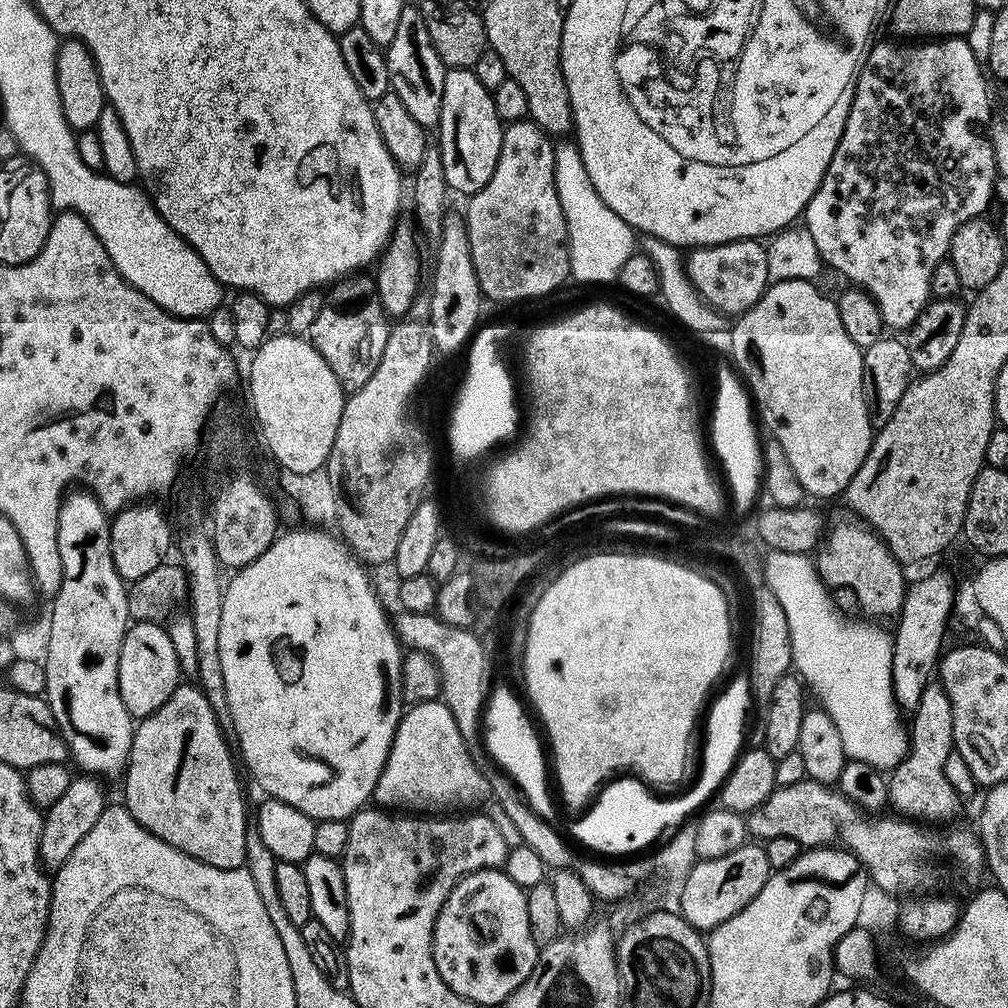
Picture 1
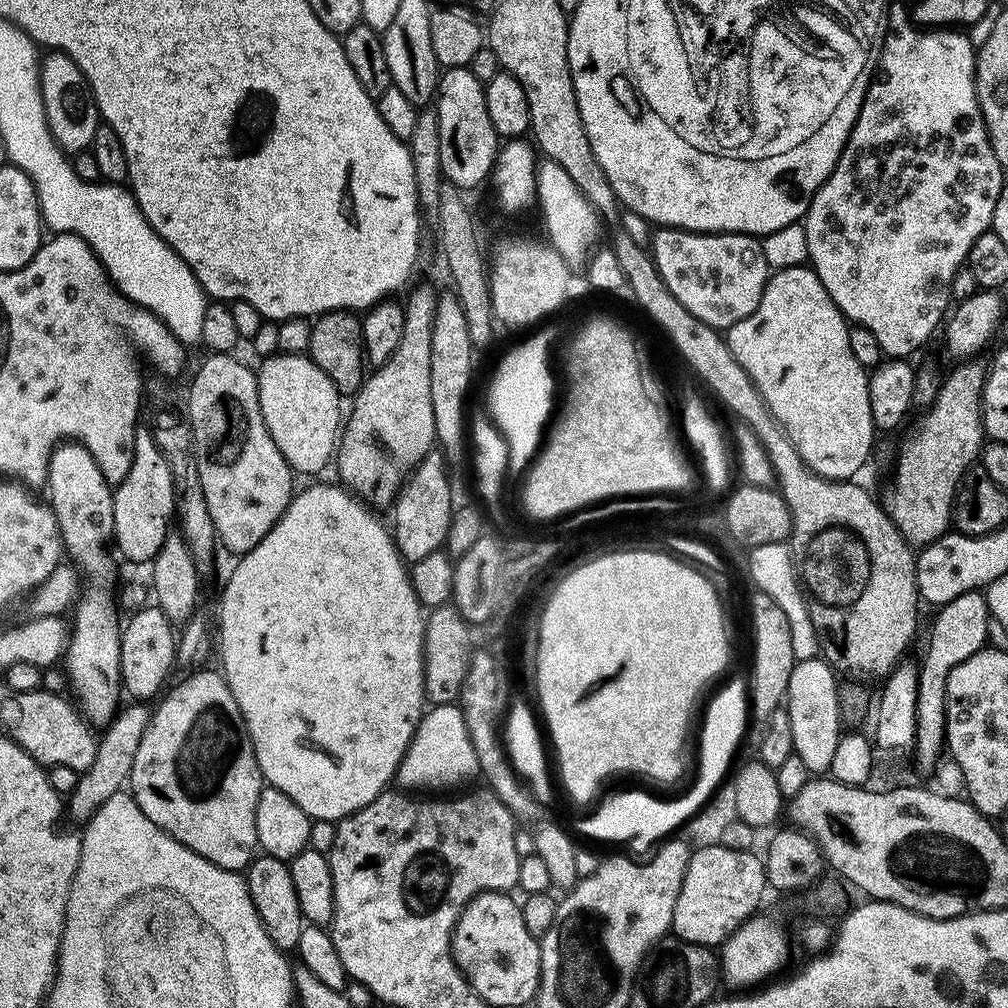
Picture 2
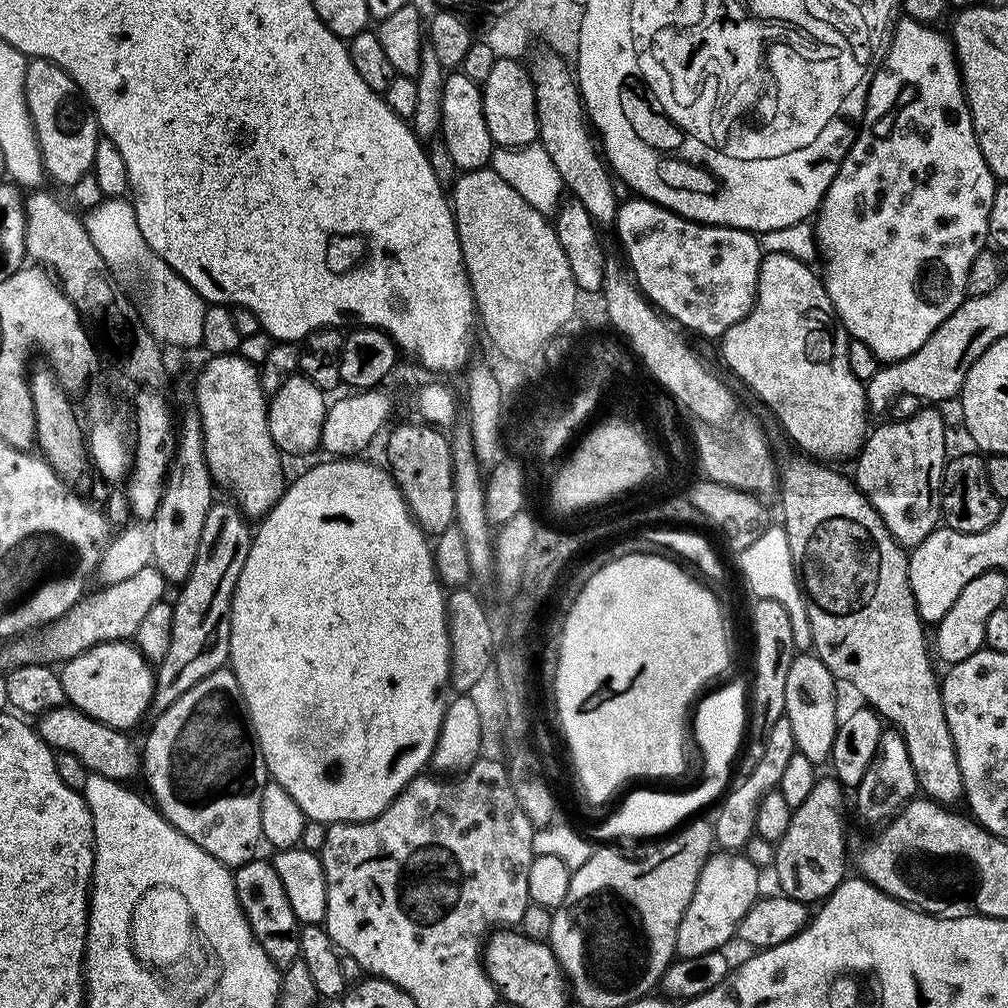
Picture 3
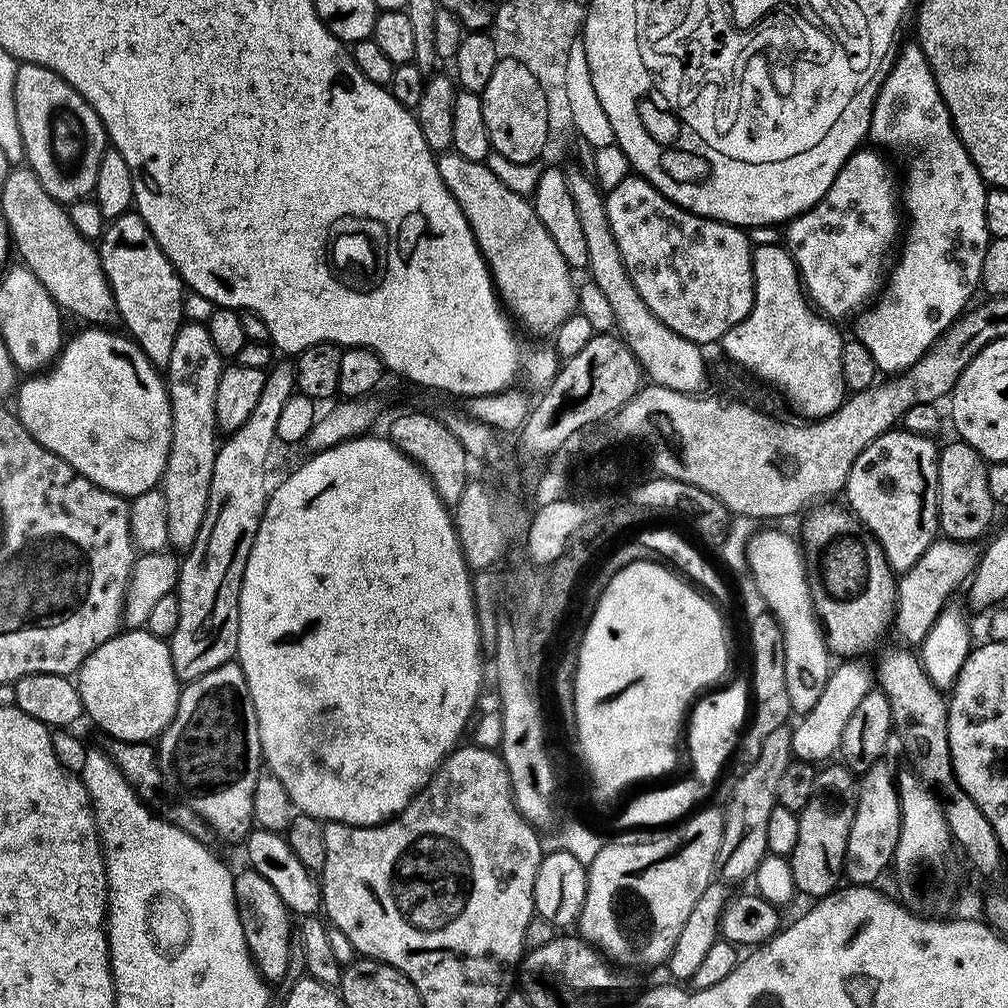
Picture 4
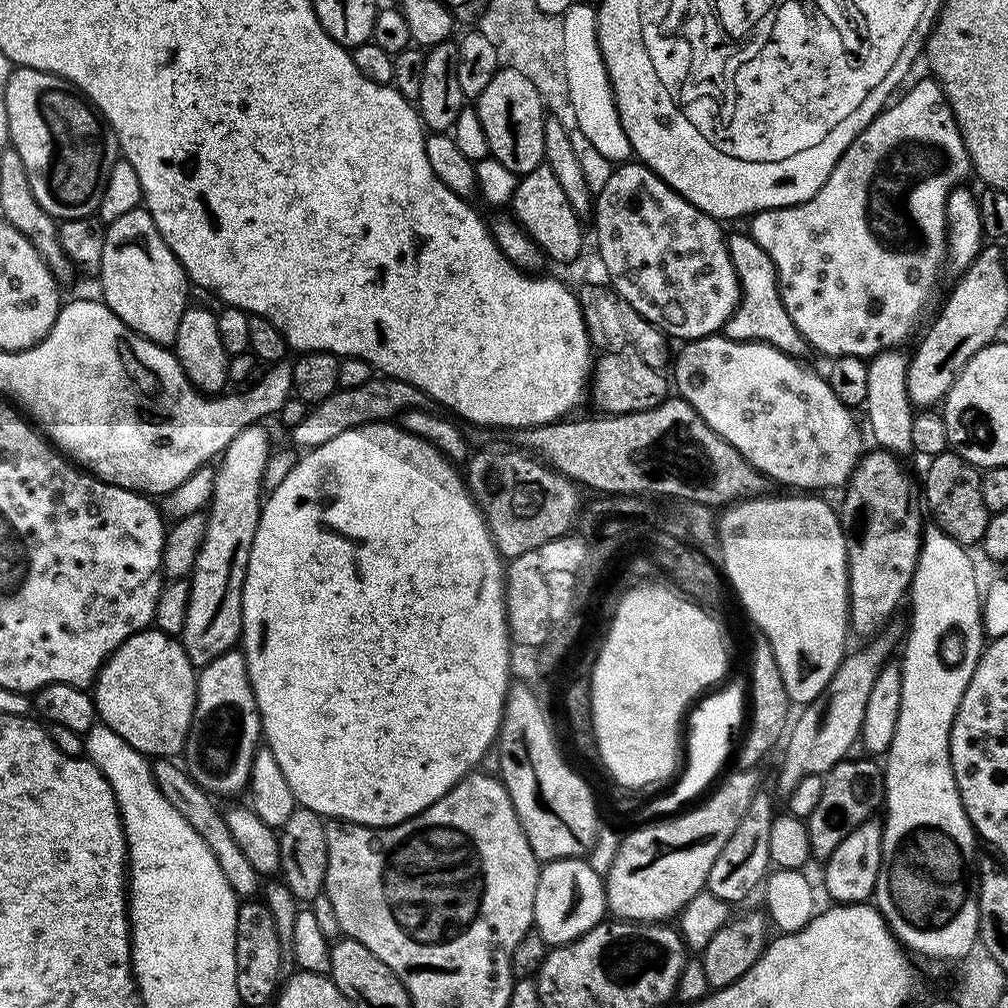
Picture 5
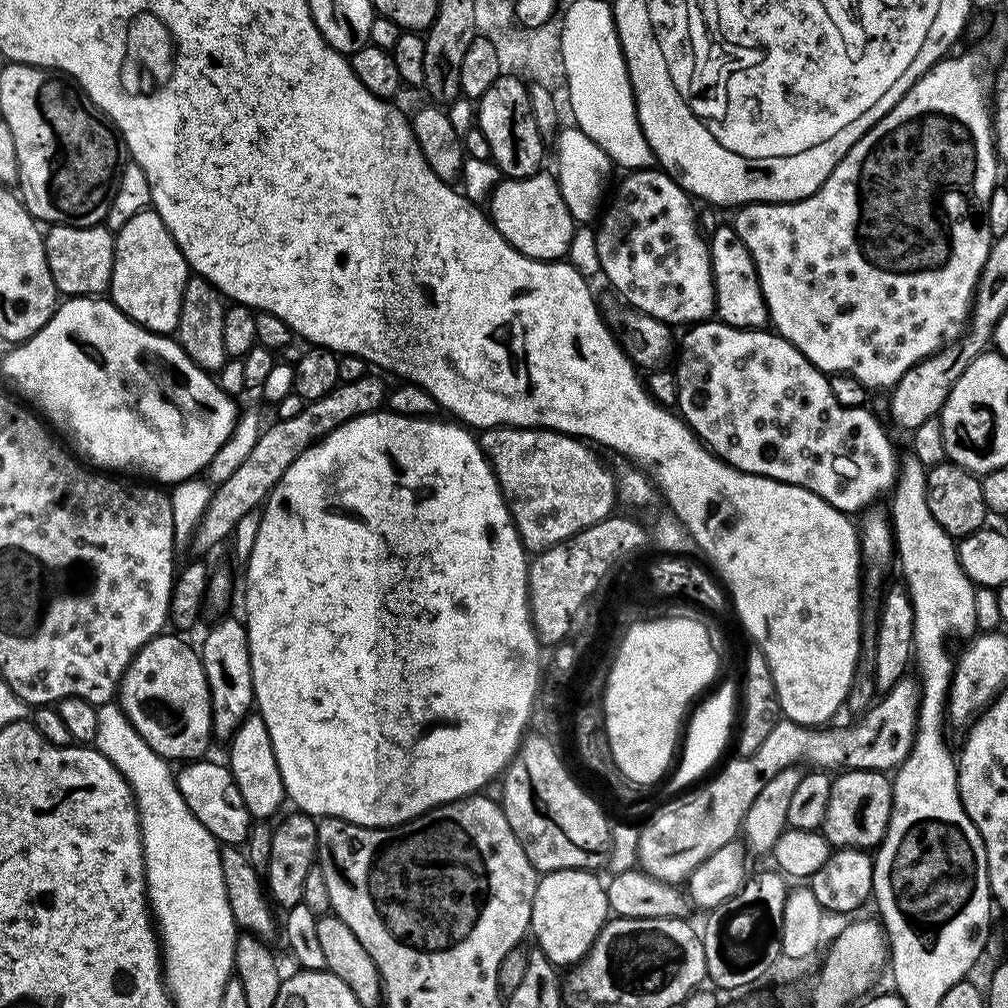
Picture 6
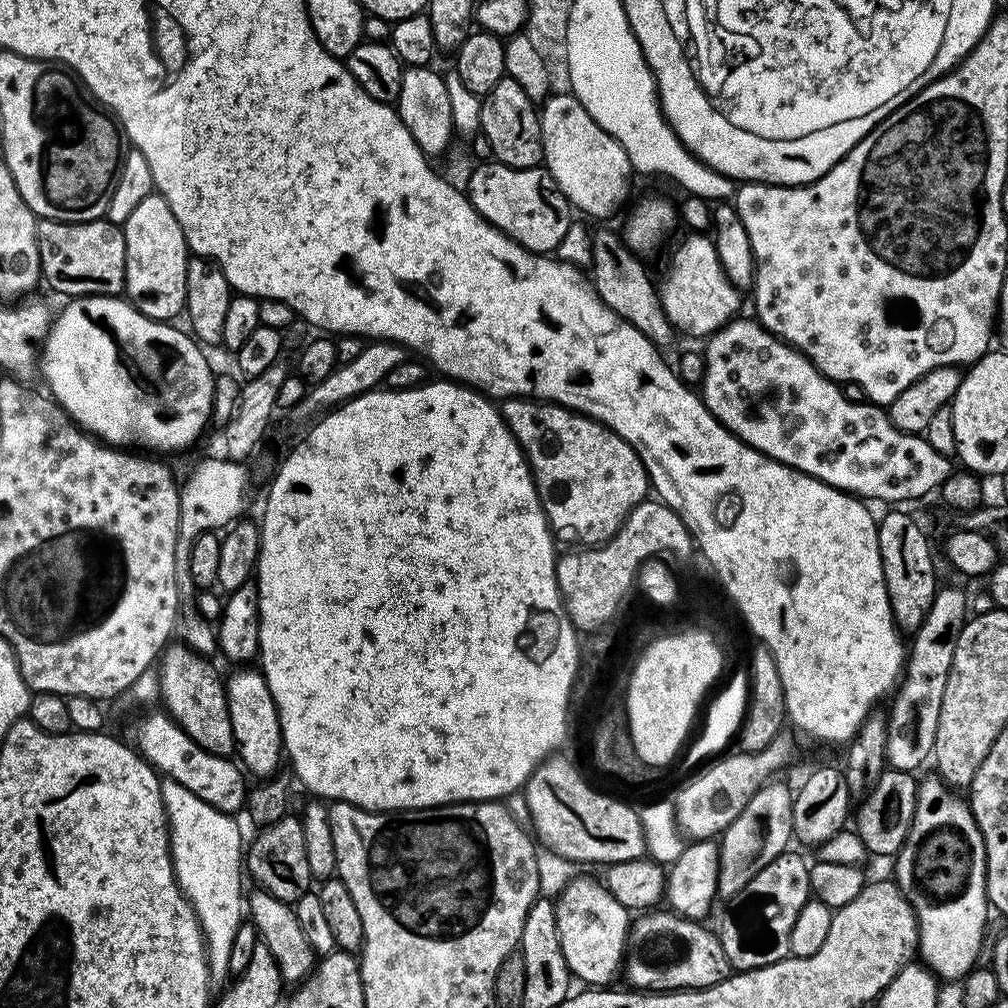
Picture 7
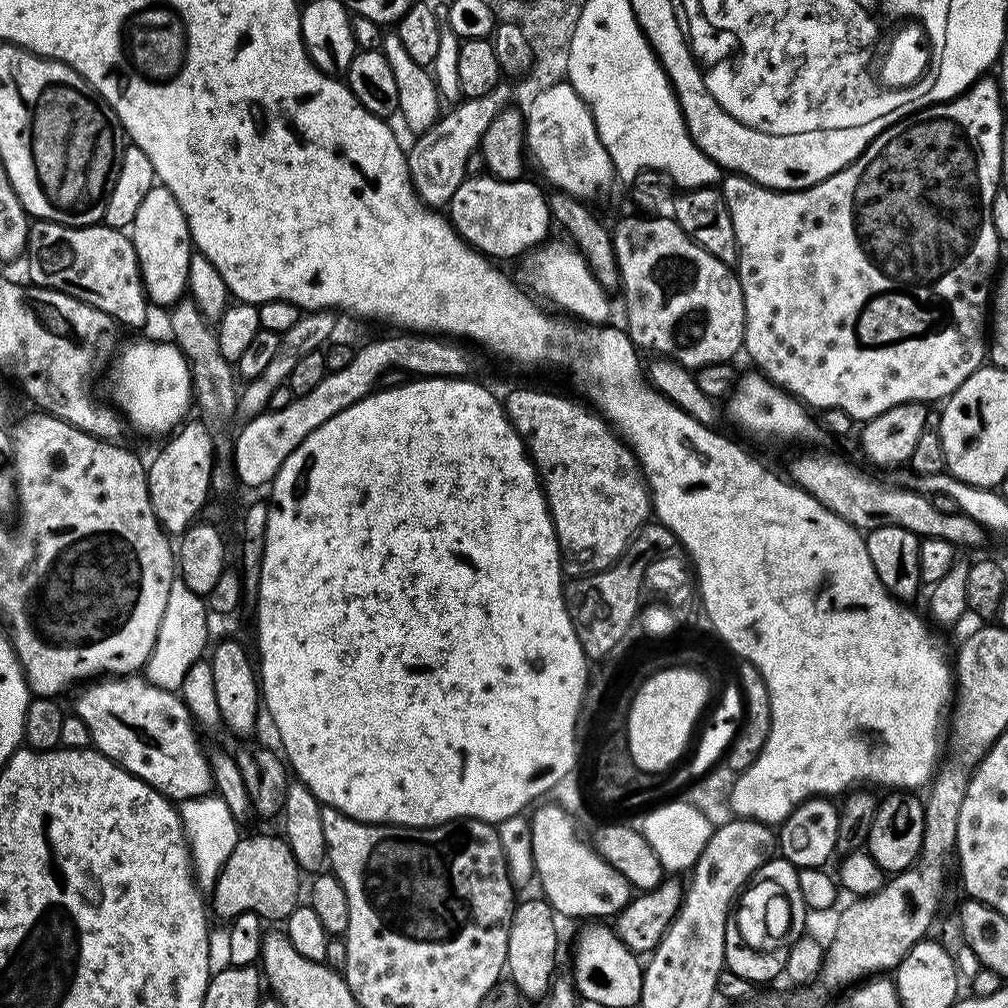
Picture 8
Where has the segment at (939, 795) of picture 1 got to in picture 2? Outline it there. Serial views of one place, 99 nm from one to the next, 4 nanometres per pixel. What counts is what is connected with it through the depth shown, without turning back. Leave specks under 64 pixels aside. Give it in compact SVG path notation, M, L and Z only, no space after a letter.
M983 591L958 594L950 602L939 605L932 629L928 632L928 645L924 648L924 661L919 661L918 702L916 703L916 751L914 765L920 772L932 772L936 763L946 752L944 731L946 730L946 678L958 662L966 662L970 654L978 654L989 643L988 622L990 613Z

